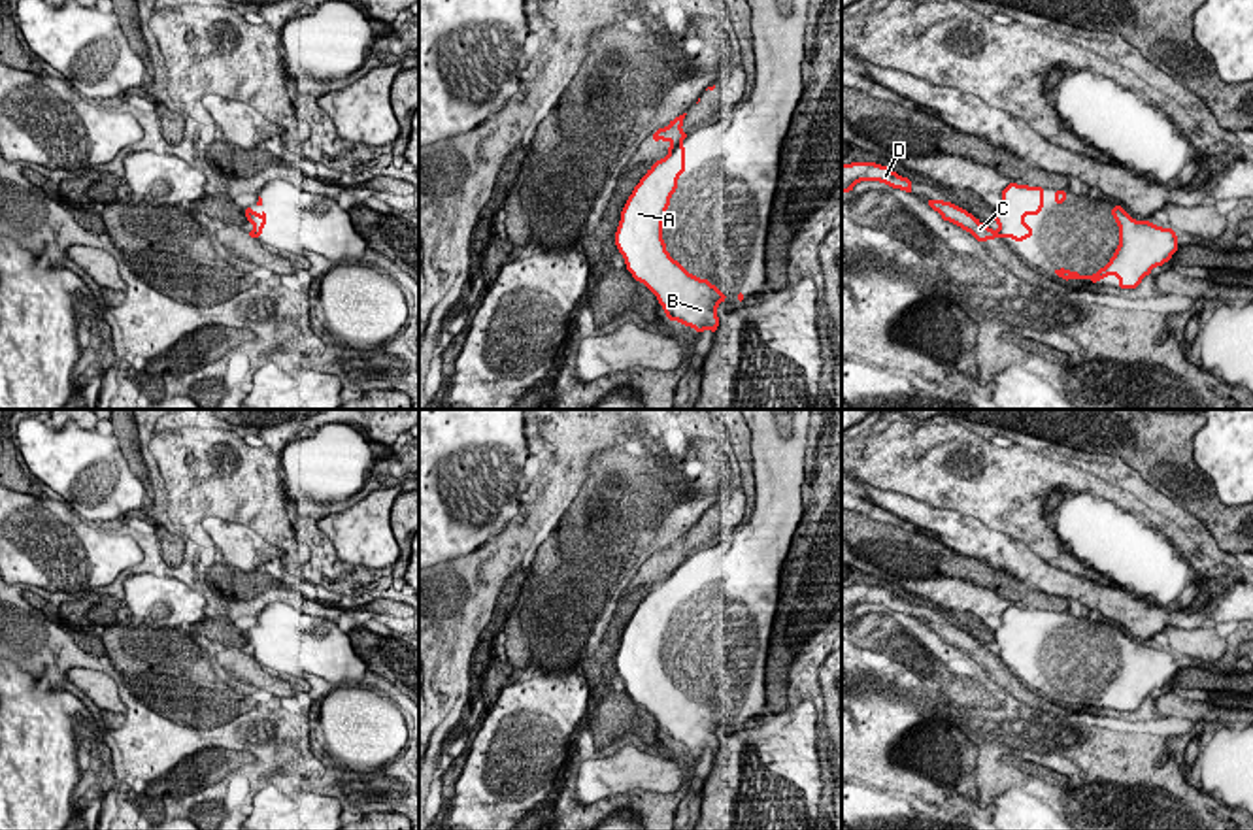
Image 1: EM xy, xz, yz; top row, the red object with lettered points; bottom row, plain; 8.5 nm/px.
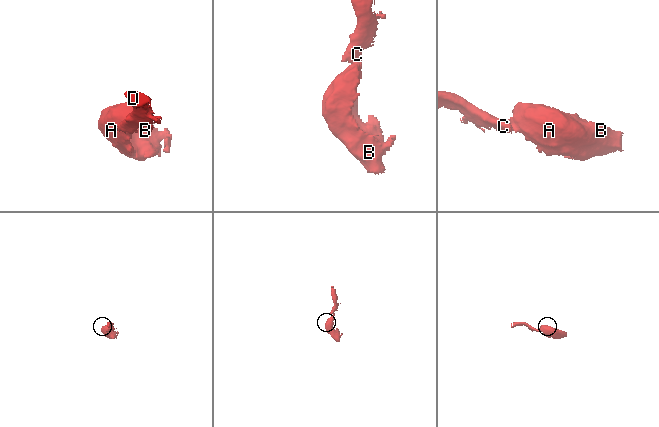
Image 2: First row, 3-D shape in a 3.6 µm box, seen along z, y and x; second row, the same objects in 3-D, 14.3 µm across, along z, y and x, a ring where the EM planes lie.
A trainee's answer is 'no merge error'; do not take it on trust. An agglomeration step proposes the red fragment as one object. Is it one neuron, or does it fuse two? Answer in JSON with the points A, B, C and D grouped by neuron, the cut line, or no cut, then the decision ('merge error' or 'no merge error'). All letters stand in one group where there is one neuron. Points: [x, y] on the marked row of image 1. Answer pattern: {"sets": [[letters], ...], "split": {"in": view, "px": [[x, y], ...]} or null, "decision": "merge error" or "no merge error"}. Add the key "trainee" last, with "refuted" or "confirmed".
{"sets": [["A", "B"], ["C", "D"]], "split": {"in": "xz", "px": [[680, 142], [670, 153]]}, "decision": "merge error", "trainee": "refuted"}

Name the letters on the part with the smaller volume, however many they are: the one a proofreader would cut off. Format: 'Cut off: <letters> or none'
Cut off: C, D

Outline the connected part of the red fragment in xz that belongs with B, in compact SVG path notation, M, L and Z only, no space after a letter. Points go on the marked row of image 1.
M677 143L634 187L621 211L615 245L625 257L626 270L657 296L670 321L683 323L698 334L706 328L715 334L717 306L727 294L710 279L691 275L670 257L662 241L662 221L681 174L685 174L685 147Z

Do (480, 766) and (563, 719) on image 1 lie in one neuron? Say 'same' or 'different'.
same

